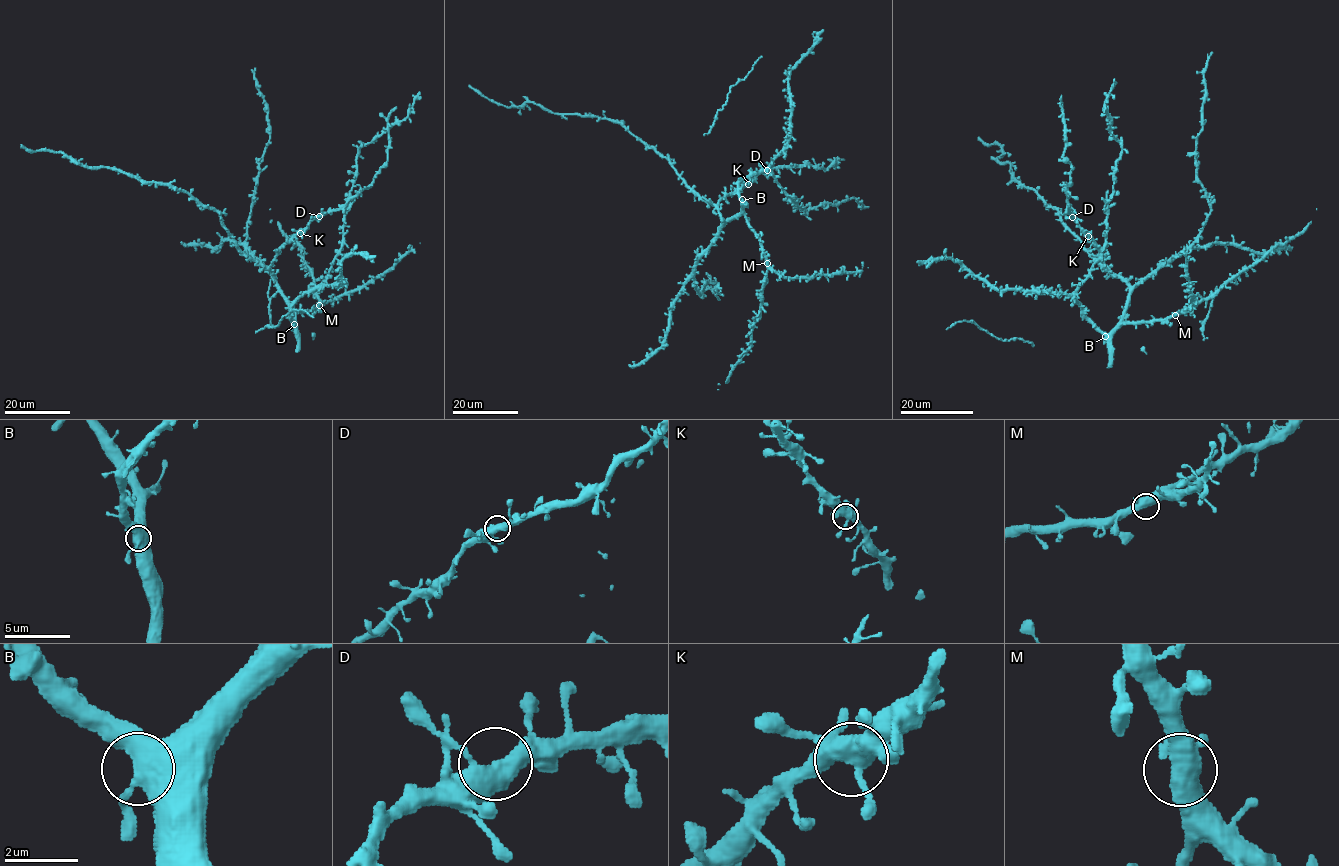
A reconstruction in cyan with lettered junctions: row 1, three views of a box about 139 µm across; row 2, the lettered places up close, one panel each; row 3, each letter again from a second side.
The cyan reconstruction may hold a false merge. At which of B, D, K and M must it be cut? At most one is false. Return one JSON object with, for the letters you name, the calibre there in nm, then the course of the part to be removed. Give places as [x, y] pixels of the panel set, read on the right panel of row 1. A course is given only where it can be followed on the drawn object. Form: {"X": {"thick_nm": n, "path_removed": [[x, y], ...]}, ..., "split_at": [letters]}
{"split_at": []}

